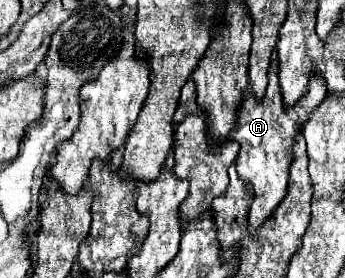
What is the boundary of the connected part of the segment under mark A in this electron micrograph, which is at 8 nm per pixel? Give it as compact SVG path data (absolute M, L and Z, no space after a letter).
M272 61L272 83L266 89L266 97L262 103L256 103L252 99L252 93L244 95L244 103L240 105L238 123L234 125L228 135L228 139L238 141L240 149L236 157L236 169L244 183L252 185L254 191L254 203L248 211L248 233L254 233L266 219L272 217L280 201L286 197L288 191L288 177L290 177L290 165L292 165L292 147L296 143L298 131L308 121L310 113L320 107L324 101L324 83L312 83L308 95L296 103L292 111L284 111L280 107L280 85L276 83L276 61Z

